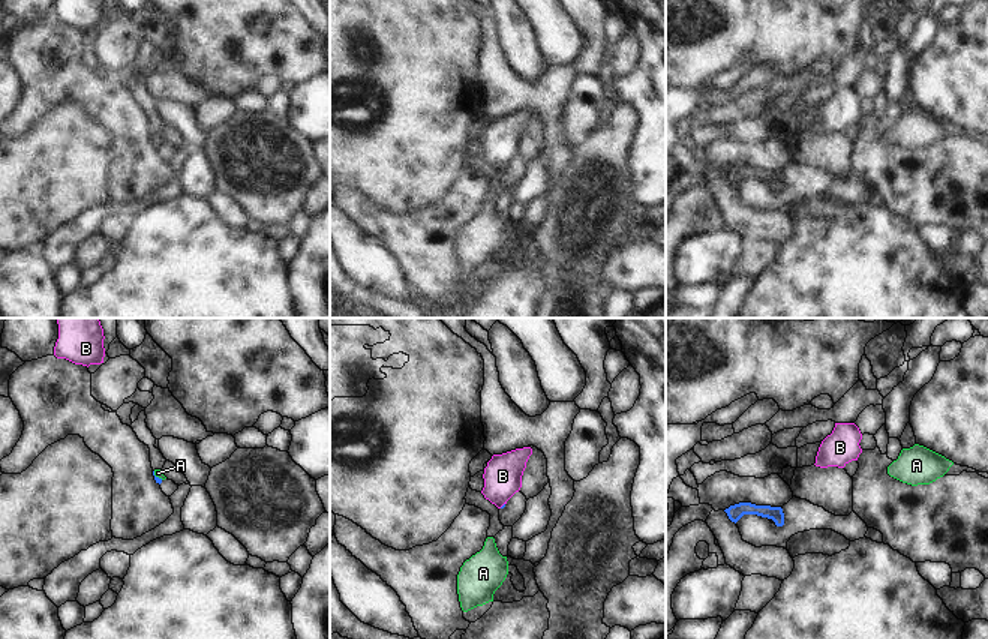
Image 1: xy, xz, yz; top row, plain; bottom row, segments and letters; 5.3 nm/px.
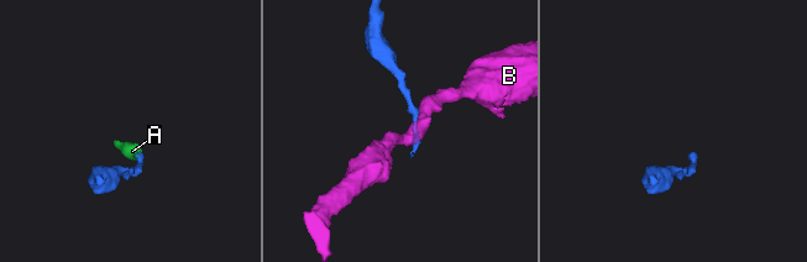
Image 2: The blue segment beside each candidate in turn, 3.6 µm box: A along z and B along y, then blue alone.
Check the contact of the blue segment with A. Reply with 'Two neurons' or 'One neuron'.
One neuron.

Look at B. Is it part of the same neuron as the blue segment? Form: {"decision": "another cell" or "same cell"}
{"decision": "another cell"}

